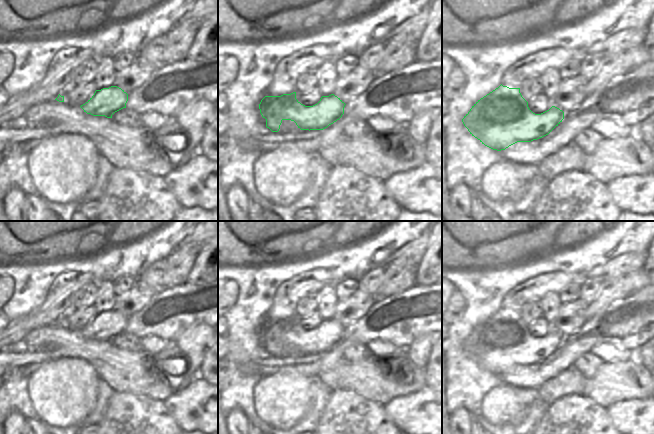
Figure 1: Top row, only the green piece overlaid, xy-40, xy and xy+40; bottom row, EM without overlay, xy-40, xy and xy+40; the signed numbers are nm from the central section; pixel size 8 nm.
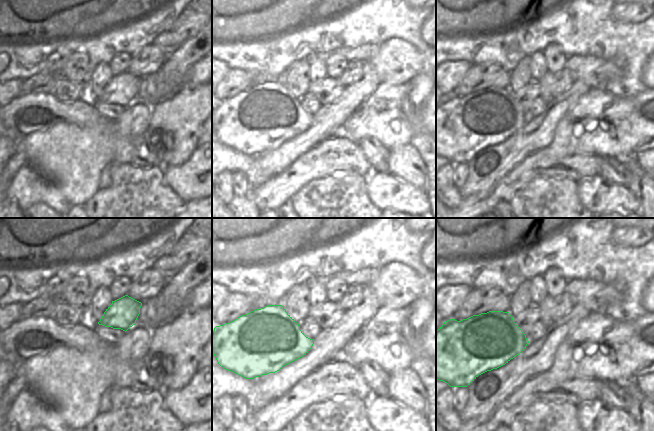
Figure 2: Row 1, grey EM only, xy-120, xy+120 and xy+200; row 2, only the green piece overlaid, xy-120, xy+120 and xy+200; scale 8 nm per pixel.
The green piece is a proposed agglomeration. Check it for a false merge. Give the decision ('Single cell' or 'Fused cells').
Single cell.

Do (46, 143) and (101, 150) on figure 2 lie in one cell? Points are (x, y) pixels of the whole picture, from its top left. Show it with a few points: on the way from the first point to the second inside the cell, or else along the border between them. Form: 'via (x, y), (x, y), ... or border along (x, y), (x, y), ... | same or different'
via (60, 150), (87, 150) | same

